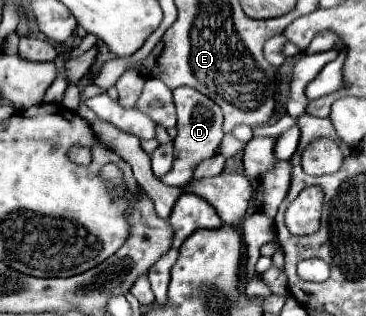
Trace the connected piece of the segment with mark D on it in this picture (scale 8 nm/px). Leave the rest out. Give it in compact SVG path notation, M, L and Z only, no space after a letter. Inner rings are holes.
M179 87L173 91L175 97L175 107L177 107L177 137L175 137L175 159L173 167L169 173L161 177L165 185L175 185L175 187L185 187L193 179L195 167L213 157L217 147L221 145L223 139L223 111L217 103L213 103L209 97L201 95L199 91L191 87Z

